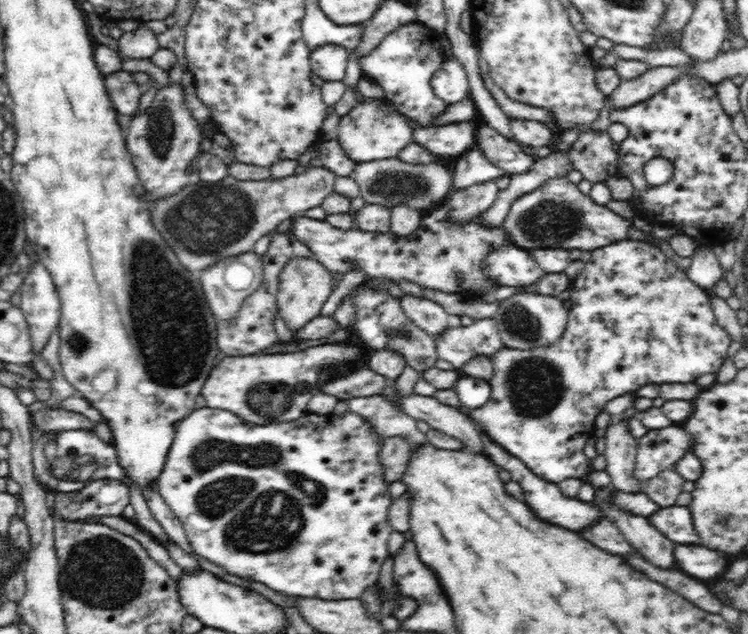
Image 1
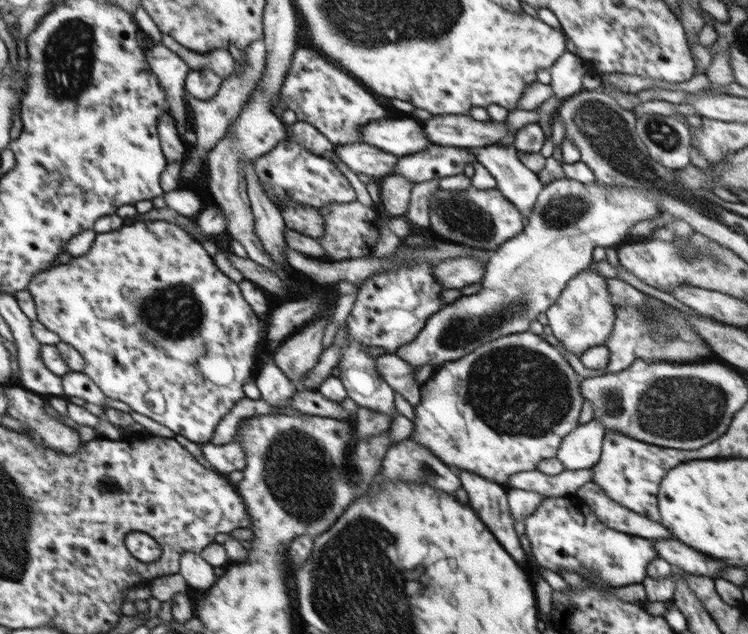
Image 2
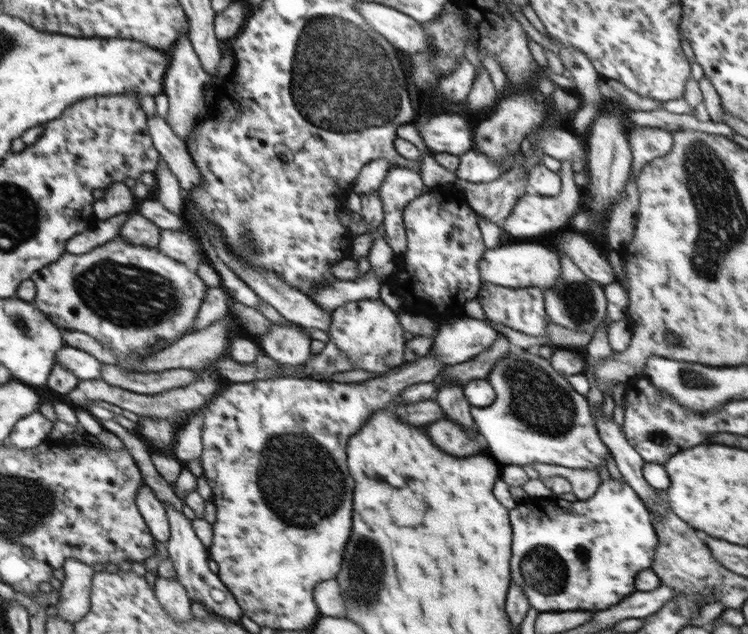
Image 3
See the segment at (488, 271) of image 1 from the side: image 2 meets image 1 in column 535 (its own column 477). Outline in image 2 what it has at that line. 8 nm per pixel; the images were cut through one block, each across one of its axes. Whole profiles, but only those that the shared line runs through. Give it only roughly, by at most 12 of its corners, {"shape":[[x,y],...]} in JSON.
{"shape":[[452,257],[432,268],[444,287],[481,282],[486,267],[474,257]]}

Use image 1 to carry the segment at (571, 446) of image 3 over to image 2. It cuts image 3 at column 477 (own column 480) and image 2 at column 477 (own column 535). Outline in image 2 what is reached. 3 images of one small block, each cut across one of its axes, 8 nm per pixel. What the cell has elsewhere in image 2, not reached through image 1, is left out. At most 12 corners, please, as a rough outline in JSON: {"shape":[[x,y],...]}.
{"shape":[[530,330],[444,363],[409,439],[506,486],[584,404]]}

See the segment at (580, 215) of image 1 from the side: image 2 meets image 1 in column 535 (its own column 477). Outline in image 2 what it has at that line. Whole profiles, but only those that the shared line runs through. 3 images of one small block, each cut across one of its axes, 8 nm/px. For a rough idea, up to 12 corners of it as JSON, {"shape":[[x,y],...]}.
{"shape":[[496,188],[430,200],[430,231],[494,251],[520,234],[520,211]]}

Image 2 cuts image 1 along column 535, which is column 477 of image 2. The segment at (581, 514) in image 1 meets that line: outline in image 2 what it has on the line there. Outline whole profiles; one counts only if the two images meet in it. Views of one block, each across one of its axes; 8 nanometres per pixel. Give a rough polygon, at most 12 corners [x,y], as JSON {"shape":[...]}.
{"shape":[[466,470],[472,508],[518,565],[527,560],[507,488]]}

